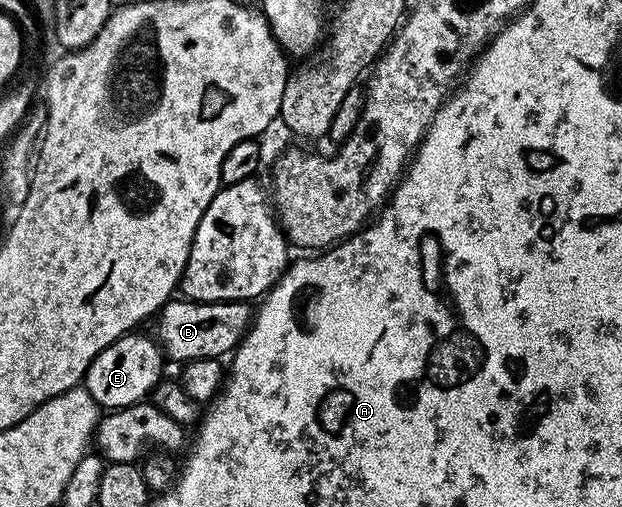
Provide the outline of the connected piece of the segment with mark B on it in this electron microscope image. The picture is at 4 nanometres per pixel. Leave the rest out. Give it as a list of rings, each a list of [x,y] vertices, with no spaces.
[[[173,297],[158,312],[158,342],[163,354],[169,360],[177,359],[177,364],[180,365],[202,357],[220,359],[235,351],[251,327],[253,318],[253,308],[239,299],[231,299],[225,303],[195,303],[193,299]]]

